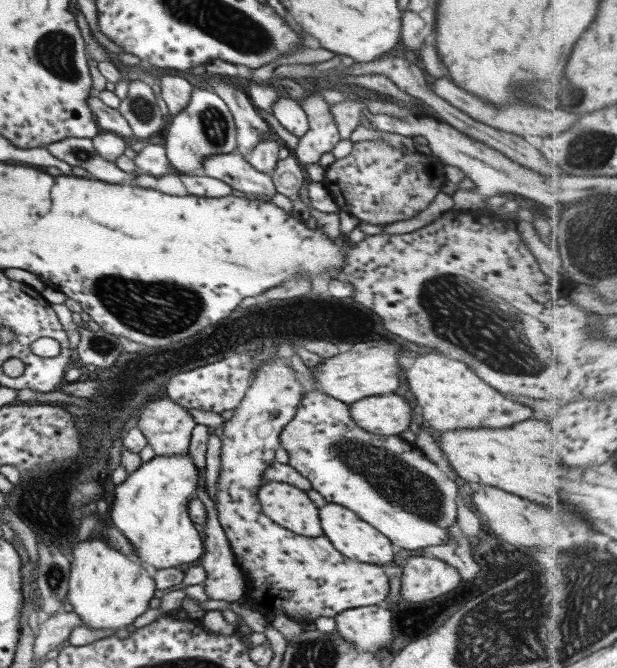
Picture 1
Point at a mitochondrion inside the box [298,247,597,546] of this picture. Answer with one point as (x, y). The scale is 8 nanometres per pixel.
(456, 316)

